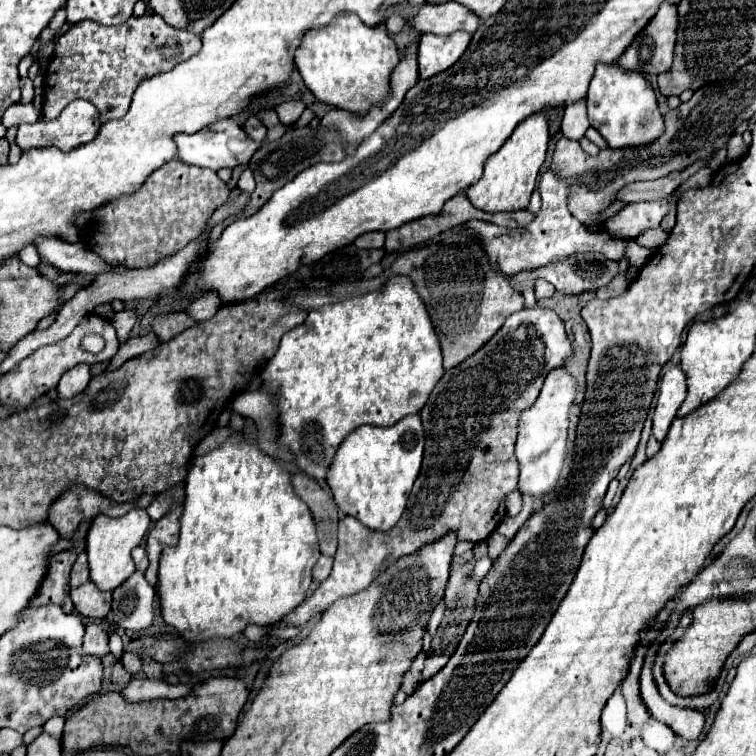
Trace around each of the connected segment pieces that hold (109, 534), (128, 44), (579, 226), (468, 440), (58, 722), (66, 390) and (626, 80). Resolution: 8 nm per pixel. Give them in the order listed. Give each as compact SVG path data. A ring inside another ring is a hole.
M132 508L128 514L120 518L110 518L100 514L92 520L90 532L86 536L86 554L90 564L90 580L100 590L114 590L136 570L130 552L142 542L148 528L150 528L150 516L146 508Z
M156 14L130 18L120 26L100 26L96 22L80 22L64 32L46 70L44 82L44 120L56 118L72 100L84 98L100 110L100 120L122 118L128 112L136 86L156 74L172 70L176 64L198 54L202 38L168 26Z
M552 168L546 170L538 182L538 190L542 196L542 208L534 216L534 220L524 228L510 230L510 228L502 228L502 226L490 224L490 222L480 222L480 220L468 222L468 226L474 228L476 234L480 236L482 246L484 246L492 266L496 266L496 270L500 270L506 276L514 276L514 274L520 274L526 270L542 268L556 260L566 260L566 258L570 258L574 254L582 254L582 252L600 252L612 260L620 260L624 256L624 250L630 240L616 238L604 228L588 230L578 218L574 218L570 214L568 198L570 198L572 186L560 174L556 174Z
M536 306L536 308L524 308L508 316L504 326L476 354L466 358L462 364L446 370L442 380L432 390L426 406L420 412L426 432L424 462L422 462L420 476L416 478L414 488L410 492L404 516L388 532L372 530L360 524L352 516L342 518L338 528L338 552L334 556L332 574L316 588L316 592L306 602L296 606L284 618L284 622L292 626L300 626L308 622L314 614L324 612L336 598L364 590L366 586L372 584L372 580L380 572L384 572L400 556L416 552L420 546L438 540L448 530L456 530L458 540L470 540L470 542L486 540L506 516L504 496L516 490L518 466L514 456L514 444L518 436L518 420L522 412L536 402L548 370L562 366L570 354L572 354L572 346L564 332L562 320L556 316L554 310Z
M54 716L54 718L50 718L44 724L44 732L52 734L54 738L60 738L62 736L62 730L64 730L64 718L62 716Z
M78 364L74 368L70 368L58 384L58 394L60 398L72 398L76 394L80 394L90 382L90 366L88 364Z
M616 62L596 66L594 78L590 82L590 90L586 96L588 102L588 118L590 124L606 138L610 148L620 146L642 146L652 138L660 136L662 130L662 114L658 112L656 94L644 74L634 70L624 70Z

